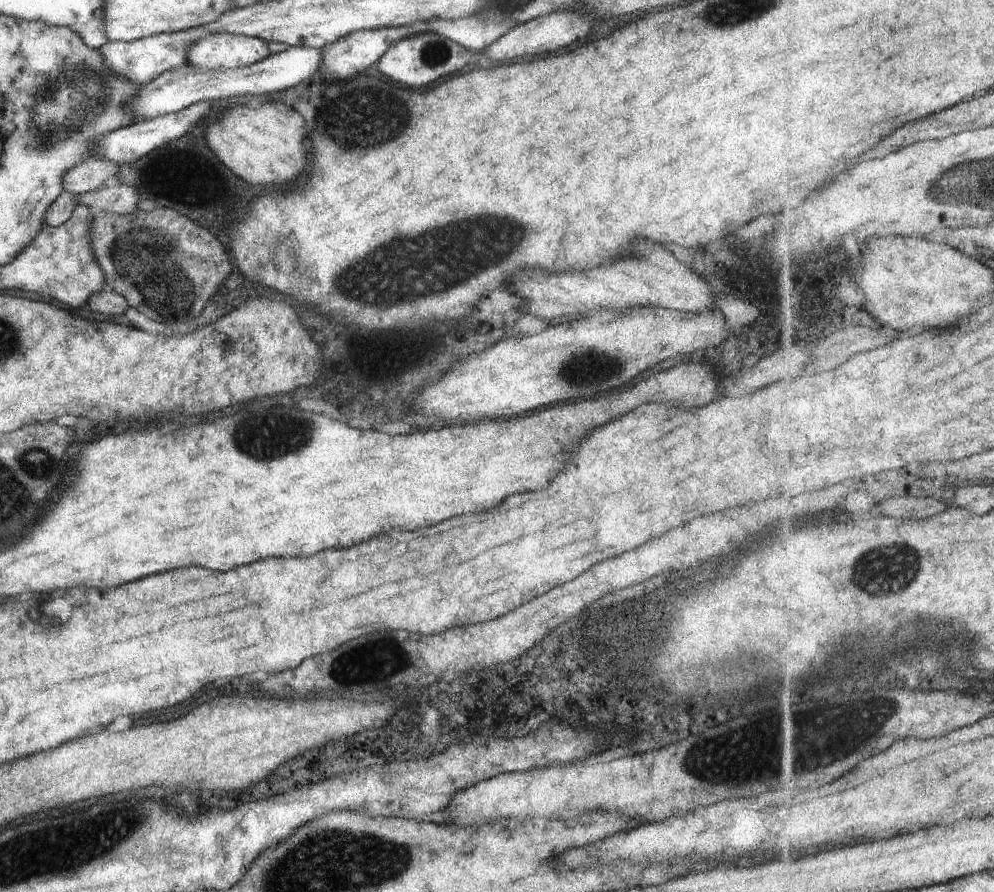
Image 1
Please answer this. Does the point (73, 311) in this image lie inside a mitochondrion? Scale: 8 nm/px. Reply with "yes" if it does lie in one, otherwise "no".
no

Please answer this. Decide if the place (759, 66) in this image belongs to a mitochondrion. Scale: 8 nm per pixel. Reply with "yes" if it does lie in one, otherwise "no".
no

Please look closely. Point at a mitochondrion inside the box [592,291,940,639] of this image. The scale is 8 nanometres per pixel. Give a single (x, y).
(891, 569)

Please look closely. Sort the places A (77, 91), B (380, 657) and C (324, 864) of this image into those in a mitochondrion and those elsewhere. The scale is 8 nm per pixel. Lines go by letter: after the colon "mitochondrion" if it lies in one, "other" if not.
A: mitochondrion
B: mitochondrion
C: mitochondrion

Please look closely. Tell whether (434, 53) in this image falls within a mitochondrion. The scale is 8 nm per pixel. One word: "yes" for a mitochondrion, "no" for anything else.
yes

